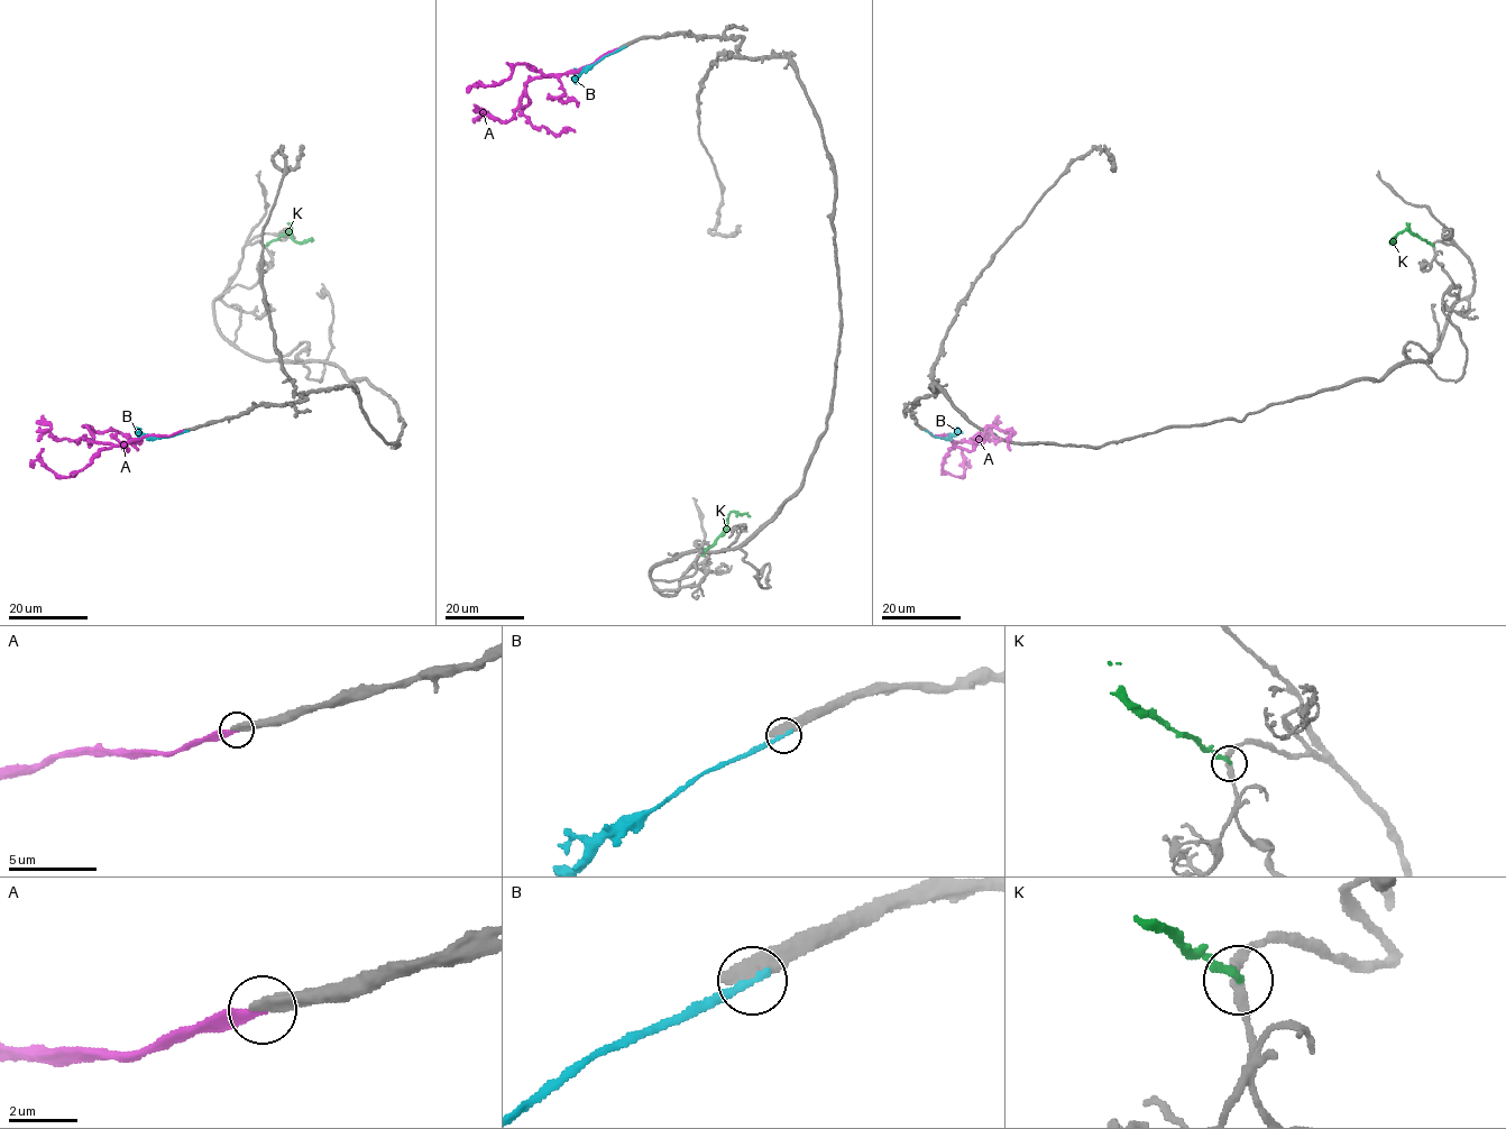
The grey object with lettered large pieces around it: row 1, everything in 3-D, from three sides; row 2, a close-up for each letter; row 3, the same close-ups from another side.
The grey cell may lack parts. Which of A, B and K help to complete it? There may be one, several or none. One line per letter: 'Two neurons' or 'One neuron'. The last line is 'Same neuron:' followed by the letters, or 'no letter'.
A: One neuron
B: Two neurons
K: Two neurons
Same neuron: A

